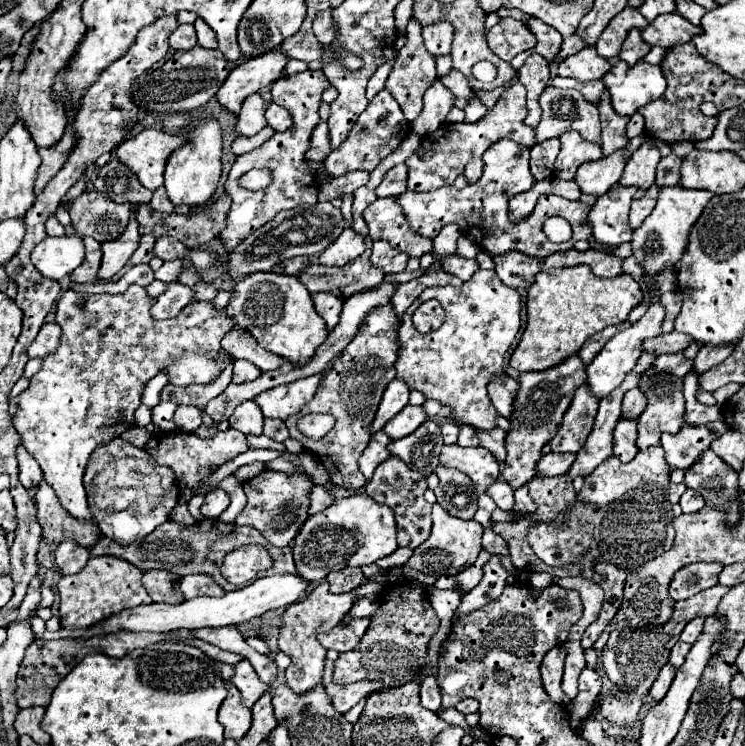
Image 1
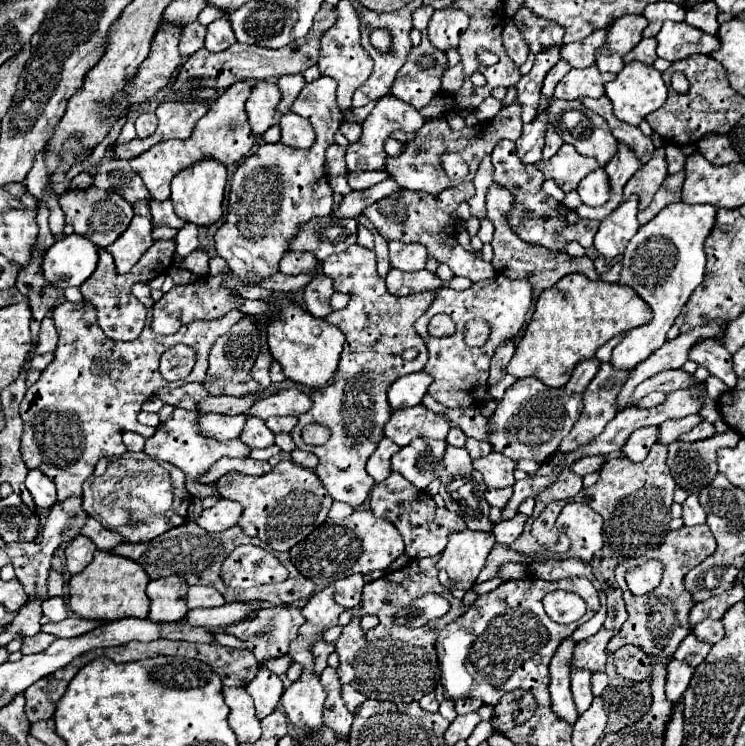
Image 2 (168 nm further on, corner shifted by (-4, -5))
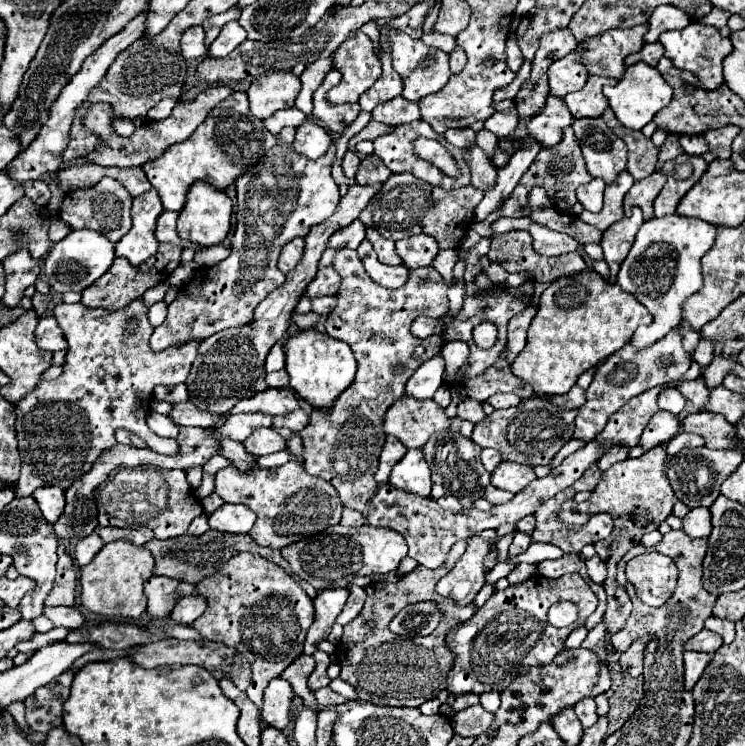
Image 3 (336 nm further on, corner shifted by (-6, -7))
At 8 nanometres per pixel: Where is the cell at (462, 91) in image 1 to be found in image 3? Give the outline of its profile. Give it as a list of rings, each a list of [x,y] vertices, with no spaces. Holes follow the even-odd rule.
[[[456,46],[456,50],[450,54],[450,70],[452,70],[452,74],[462,72],[462,70],[464,70],[464,66],[466,66],[466,62],[468,62],[466,54]]]

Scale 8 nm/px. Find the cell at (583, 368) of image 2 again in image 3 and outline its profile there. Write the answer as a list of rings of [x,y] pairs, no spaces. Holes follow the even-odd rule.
[[[574,384],[566,394],[558,394],[558,396],[554,396],[552,398],[552,402],[556,402],[558,406],[562,406],[562,408],[580,408],[582,404],[584,404],[584,396],[586,392],[578,386],[578,384]]]

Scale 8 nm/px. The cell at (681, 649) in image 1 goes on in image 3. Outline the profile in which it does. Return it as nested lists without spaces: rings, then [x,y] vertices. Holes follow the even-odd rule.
[[[700,630],[698,634],[694,634],[686,644],[684,648],[686,650],[694,650],[694,652],[714,652],[718,650],[718,646],[722,646],[722,638],[710,630]]]

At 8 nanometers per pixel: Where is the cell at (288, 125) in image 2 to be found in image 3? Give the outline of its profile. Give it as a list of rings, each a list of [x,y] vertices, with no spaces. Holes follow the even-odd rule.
[[[304,120],[298,128],[296,128],[296,138],[292,142],[292,148],[298,154],[304,154],[312,160],[320,158],[330,146],[330,134],[326,130],[322,130],[318,124]]]

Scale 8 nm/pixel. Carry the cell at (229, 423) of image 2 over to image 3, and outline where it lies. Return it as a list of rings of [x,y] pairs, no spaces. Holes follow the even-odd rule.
[[[230,414],[226,418],[226,422],[216,430],[224,438],[244,442],[254,432],[254,428],[270,426],[270,424],[272,424],[272,418],[266,416],[266,414]]]

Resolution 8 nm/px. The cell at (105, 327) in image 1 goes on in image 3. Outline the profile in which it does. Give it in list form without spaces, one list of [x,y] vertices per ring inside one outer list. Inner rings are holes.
[[[136,298],[122,310],[122,314],[106,314],[106,310],[90,310],[86,306],[78,304],[58,304],[54,308],[54,318],[58,320],[58,326],[64,332],[64,338],[68,342],[66,348],[66,360],[64,360],[64,372],[56,380],[40,382],[32,392],[28,392],[18,404],[16,404],[16,438],[18,448],[22,454],[22,472],[16,482],[18,498],[20,496],[32,496],[32,492],[40,486],[60,486],[70,488],[80,476],[84,476],[92,464],[100,458],[102,452],[116,446],[114,432],[118,428],[126,428],[146,440],[148,448],[160,454],[176,454],[178,442],[172,438],[160,438],[146,426],[146,414],[150,410],[152,402],[152,390],[158,384],[182,384],[188,378],[190,366],[198,354],[198,340],[188,340],[182,346],[170,346],[162,352],[154,352],[150,348],[150,334],[152,326],[148,322],[148,310],[142,302],[142,298]],[[134,320],[136,329],[128,332],[126,322]]]

